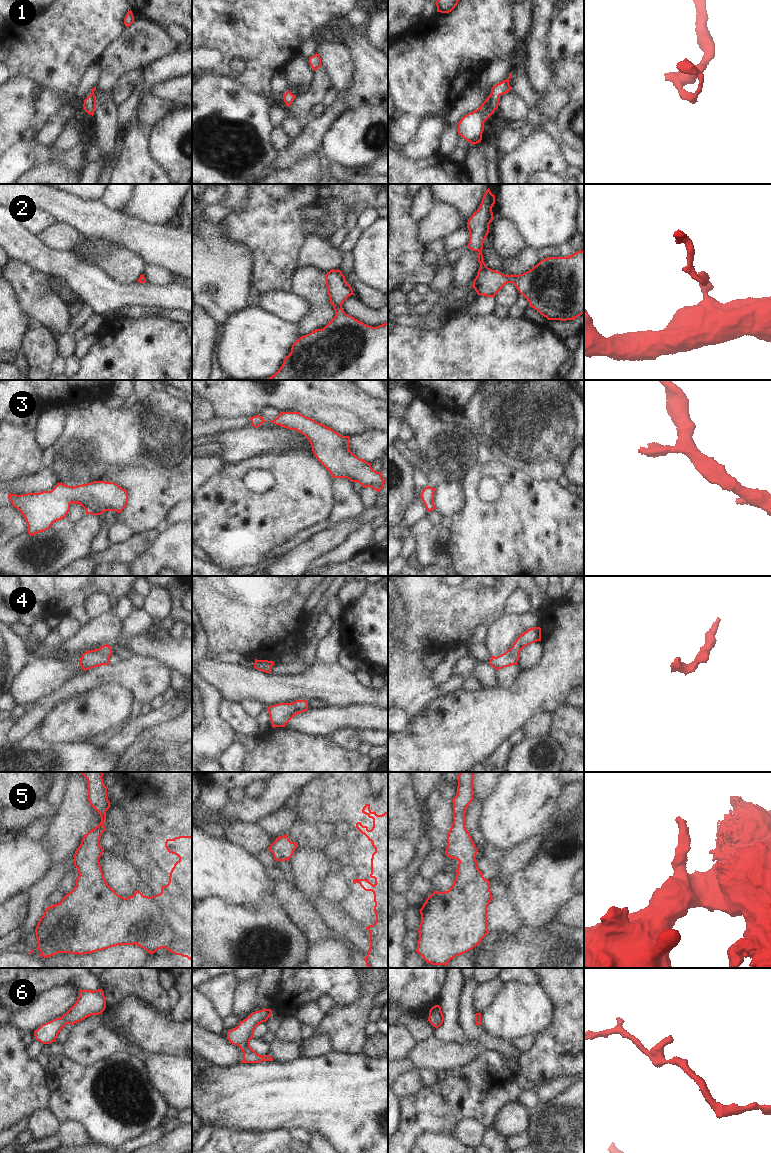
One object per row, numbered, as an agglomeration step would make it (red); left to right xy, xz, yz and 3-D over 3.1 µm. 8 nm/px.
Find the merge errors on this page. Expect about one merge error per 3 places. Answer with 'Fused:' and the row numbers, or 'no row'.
Fused: no row

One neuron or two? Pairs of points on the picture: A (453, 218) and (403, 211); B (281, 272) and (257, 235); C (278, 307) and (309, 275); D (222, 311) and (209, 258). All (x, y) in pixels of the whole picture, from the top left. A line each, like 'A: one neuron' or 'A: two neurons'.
A: two neurons
B: one neuron
C: two neurons
D: one neuron

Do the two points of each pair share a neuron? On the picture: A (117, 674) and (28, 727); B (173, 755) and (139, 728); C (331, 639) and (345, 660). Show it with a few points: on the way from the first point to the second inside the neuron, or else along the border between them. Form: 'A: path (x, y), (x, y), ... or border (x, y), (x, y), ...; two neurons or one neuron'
A: path (94, 677), (65, 691), (48, 704); one neuron
B: border (138, 738), (122, 755); two neurons
C: border (342, 650), (337, 662); two neurons

